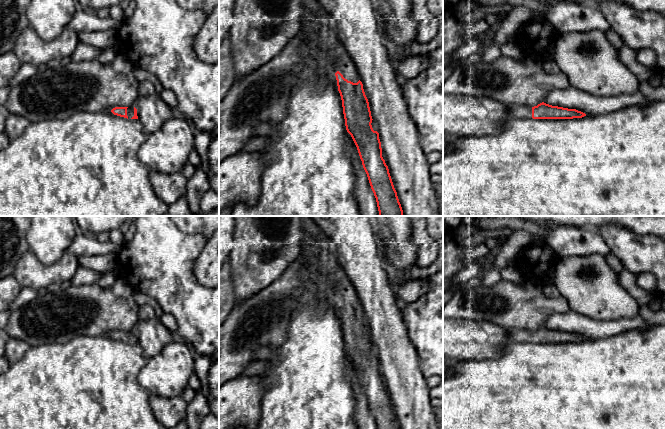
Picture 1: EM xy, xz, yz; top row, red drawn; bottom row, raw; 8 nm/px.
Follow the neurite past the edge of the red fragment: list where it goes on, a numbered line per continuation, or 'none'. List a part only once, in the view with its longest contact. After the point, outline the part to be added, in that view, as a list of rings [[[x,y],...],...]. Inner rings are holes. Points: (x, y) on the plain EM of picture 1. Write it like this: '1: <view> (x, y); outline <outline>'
1: xz (318, 252); outline [[[302,216],[301,220],[305,234],[317,238],[314,243],[306,243],[301,251],[305,262],[309,265],[320,264],[326,270],[328,280],[336,286],[337,295],[348,305],[357,307],[360,302],[355,288],[338,262],[336,255],[330,252],[323,232],[310,216]]]

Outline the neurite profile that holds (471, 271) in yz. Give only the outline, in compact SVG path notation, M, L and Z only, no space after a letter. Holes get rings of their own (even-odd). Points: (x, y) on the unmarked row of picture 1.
M474 260L463 268L457 275L448 280L443 280L443 292L449 287L457 284L467 285L472 278L478 277L481 269L481 262Z

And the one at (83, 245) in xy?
M77 230L77 234L69 247L76 256L95 256L105 254L116 254L119 247L112 241L100 242L96 236L86 235Z

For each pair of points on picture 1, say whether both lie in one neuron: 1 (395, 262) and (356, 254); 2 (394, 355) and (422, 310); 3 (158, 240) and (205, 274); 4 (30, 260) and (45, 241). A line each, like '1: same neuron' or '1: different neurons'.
1: different neurons
2: different neurons
3: different neurons
4: different neurons

